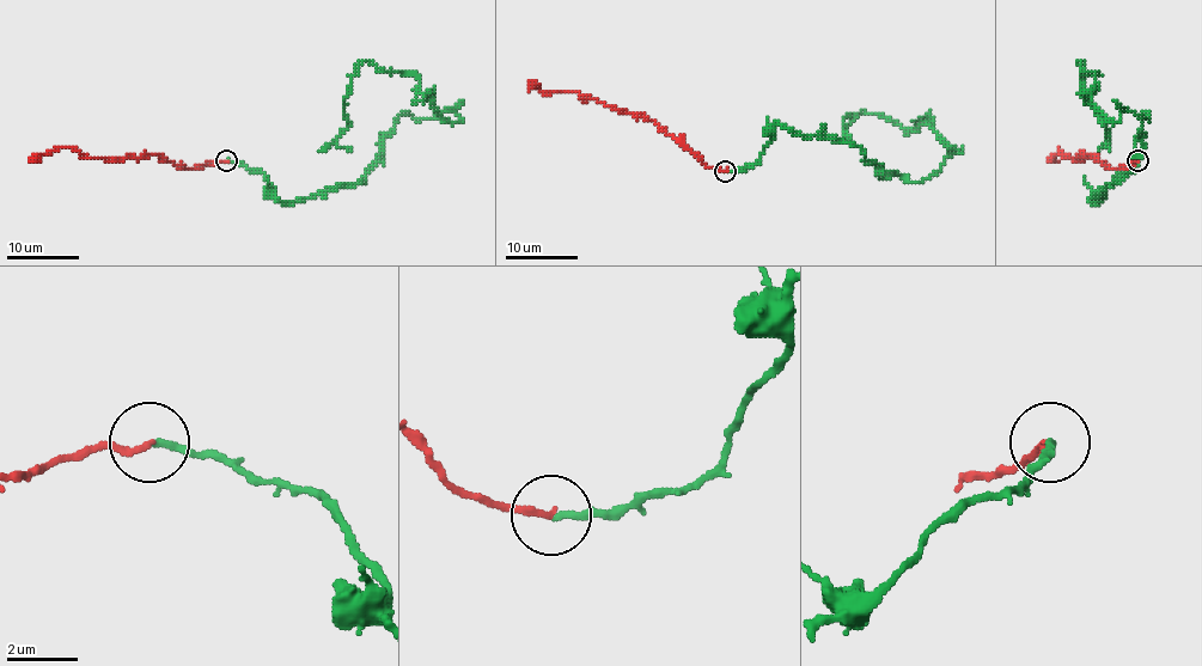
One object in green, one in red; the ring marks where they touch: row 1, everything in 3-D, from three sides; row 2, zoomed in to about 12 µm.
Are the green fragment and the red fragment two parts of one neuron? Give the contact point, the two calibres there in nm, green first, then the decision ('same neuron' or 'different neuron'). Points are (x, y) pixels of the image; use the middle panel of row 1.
at (725, 171); 190 nm thick on the green side, 180 nm on the other; same neuron

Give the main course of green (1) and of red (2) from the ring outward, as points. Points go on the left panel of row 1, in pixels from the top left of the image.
1: (227, 160), (285, 202), (357, 184), (398, 117), (461, 120), (413, 74), (360, 61), (334, 142), (349, 150)
2: (225, 160), (182, 170), (153, 156), (85, 159), (75, 150), (54, 148), (29, 160)

